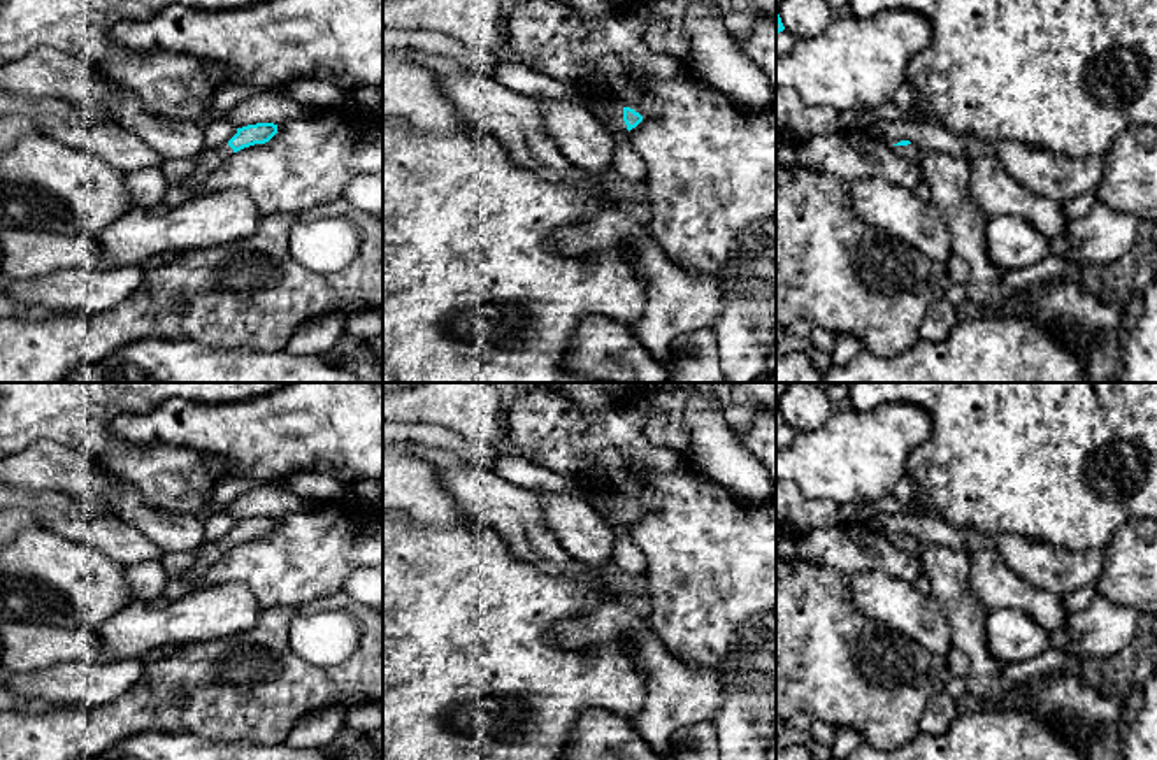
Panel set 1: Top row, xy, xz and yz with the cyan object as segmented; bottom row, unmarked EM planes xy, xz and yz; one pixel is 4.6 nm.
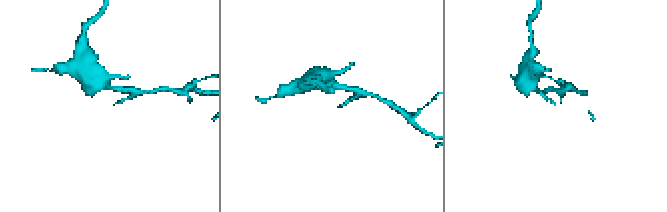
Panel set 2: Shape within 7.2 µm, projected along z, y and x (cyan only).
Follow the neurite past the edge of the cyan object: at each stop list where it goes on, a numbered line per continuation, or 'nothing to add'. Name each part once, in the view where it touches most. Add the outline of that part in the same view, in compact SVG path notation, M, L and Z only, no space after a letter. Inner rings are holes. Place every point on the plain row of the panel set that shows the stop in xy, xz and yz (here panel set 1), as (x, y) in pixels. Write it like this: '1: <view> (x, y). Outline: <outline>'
1: xz (615, 506). Outline: M618 498L611 500L609 511L611 511L611 520L614 523L627 523L627 518L623 514L623 500L618 500Z

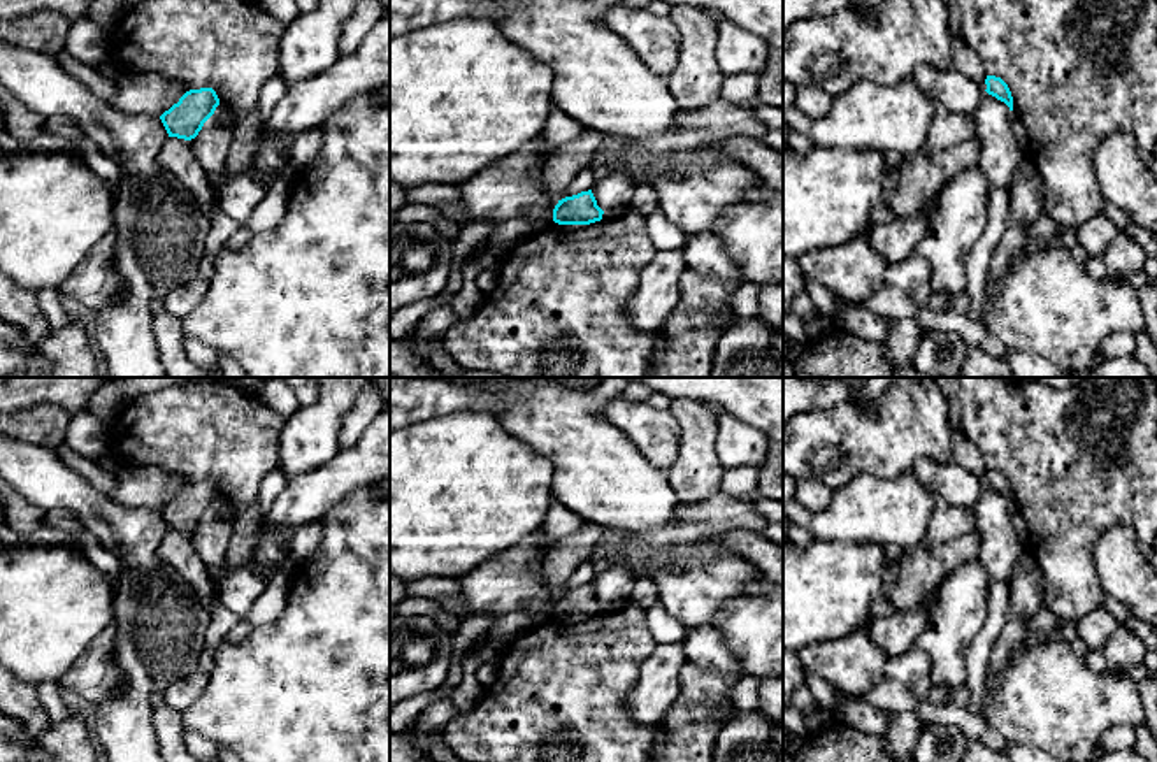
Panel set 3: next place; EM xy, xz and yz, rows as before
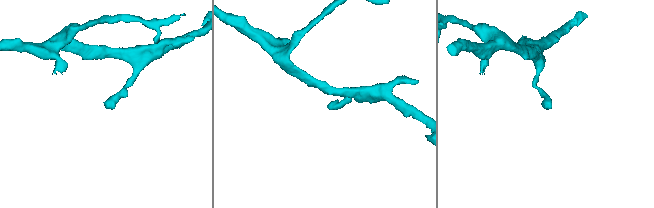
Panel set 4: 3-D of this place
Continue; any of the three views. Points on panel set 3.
nothing to add

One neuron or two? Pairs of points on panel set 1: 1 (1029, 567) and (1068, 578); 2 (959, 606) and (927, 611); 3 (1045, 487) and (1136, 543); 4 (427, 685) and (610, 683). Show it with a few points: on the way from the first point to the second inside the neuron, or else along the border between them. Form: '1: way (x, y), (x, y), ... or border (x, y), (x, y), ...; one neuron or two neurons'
1: way (1038, 567), (1059, 571); one neuron
2: border (931, 595), (945, 616), (954, 645); two neurons
3: border (1138, 520), (1126, 522), (1105, 546); two neurons
4: way (473, 681), (497, 669), (511, 683), (564, 683); one neuron

